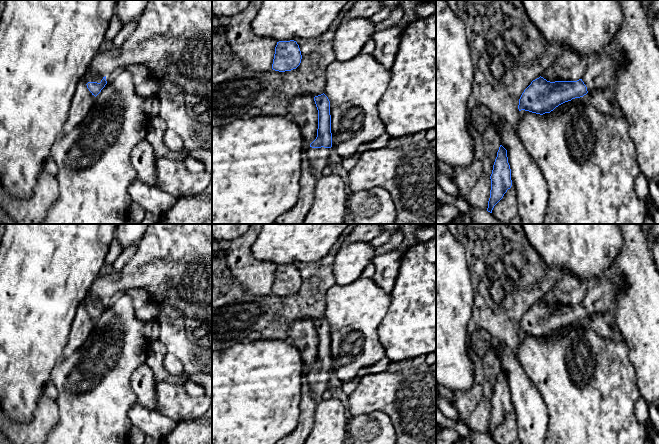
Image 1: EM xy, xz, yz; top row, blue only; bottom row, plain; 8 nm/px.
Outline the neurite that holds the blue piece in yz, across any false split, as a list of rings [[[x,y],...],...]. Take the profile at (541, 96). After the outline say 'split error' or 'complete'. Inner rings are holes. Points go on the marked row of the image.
[[[621,52],[612,55],[602,53],[599,58],[589,57],[586,60],[586,71],[577,81],[550,82],[541,76],[533,80],[519,99],[519,111],[543,115],[588,92],[612,85],[617,70],[624,63],[624,56]]]; split error

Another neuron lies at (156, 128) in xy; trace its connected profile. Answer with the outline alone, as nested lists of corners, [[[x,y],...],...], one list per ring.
[[[158,115],[150,119],[147,126],[146,140],[152,145],[157,158],[166,157],[170,160],[183,161],[187,158],[189,150],[172,151],[165,146],[164,135],[168,127],[165,121]]]

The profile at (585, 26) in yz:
[[[521,0],[527,16],[545,39],[566,45],[584,58],[596,58],[620,28],[623,15],[618,0]]]

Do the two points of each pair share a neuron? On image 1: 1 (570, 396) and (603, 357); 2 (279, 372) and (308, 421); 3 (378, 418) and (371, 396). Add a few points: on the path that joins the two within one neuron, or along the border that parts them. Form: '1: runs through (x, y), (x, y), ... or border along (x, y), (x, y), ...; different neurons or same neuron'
1: runs through (582, 389), (590, 384), (599, 369); same neuron
2: border along (302, 384), (300, 416), (294, 430); different neurons
3: border along (354, 416), (369, 411), (384, 411), (394, 426); different neurons

